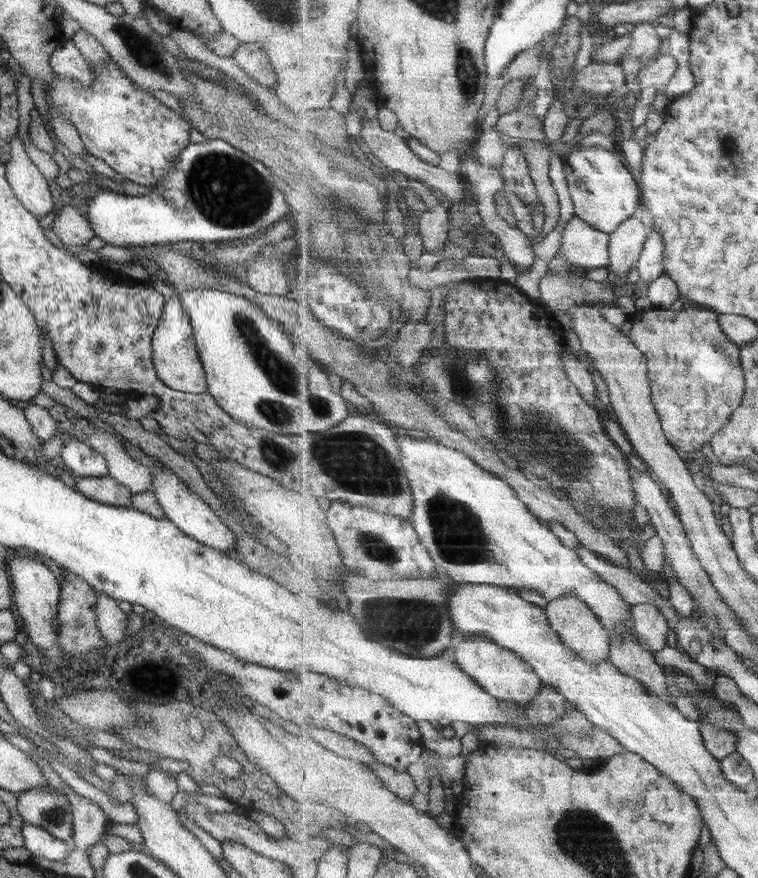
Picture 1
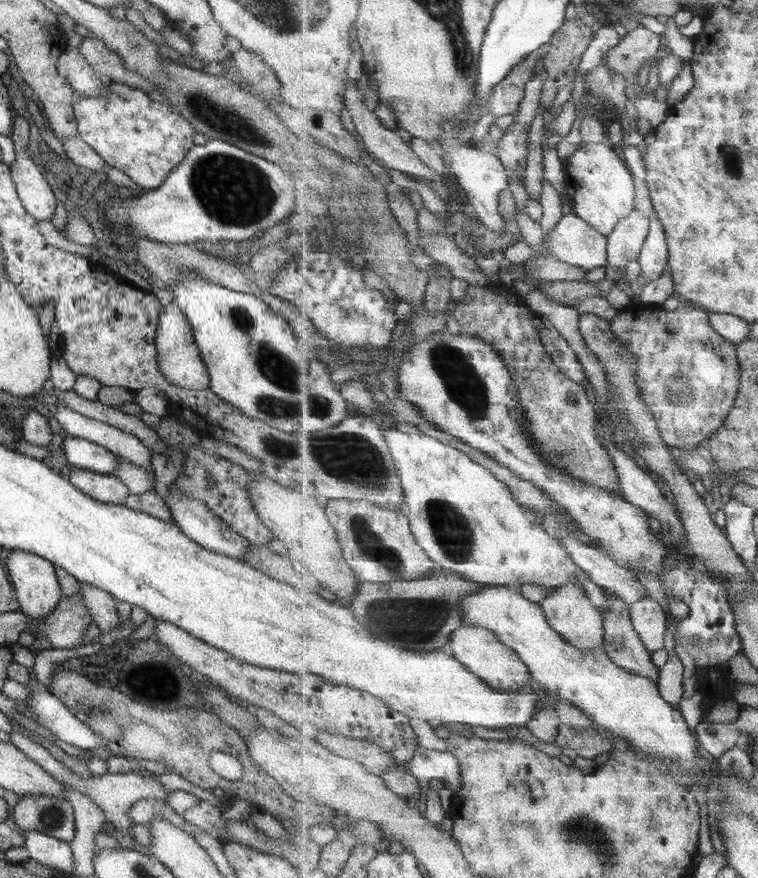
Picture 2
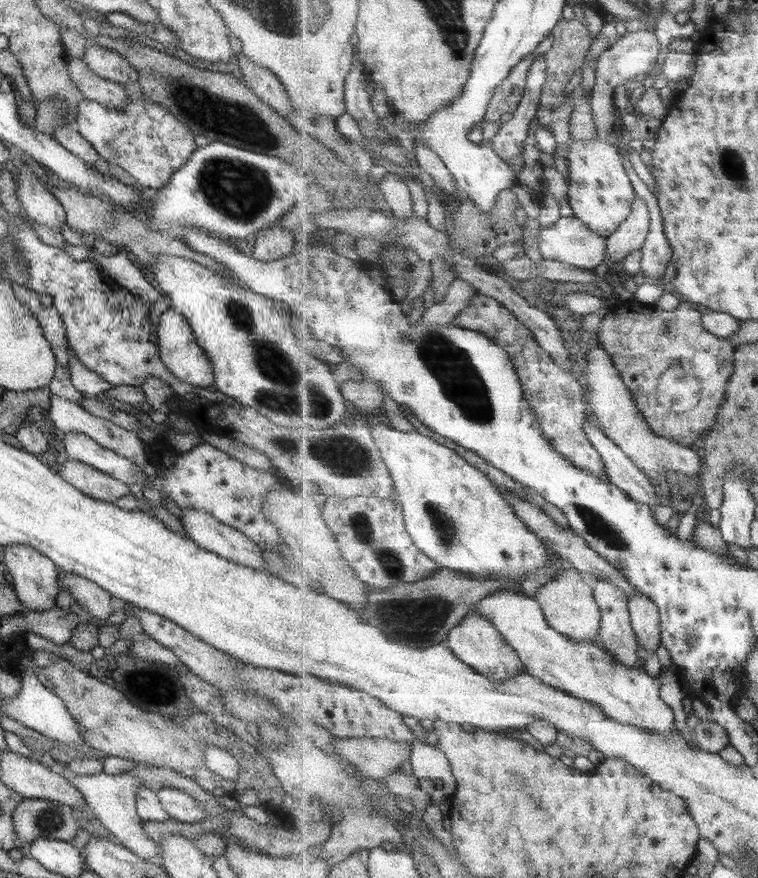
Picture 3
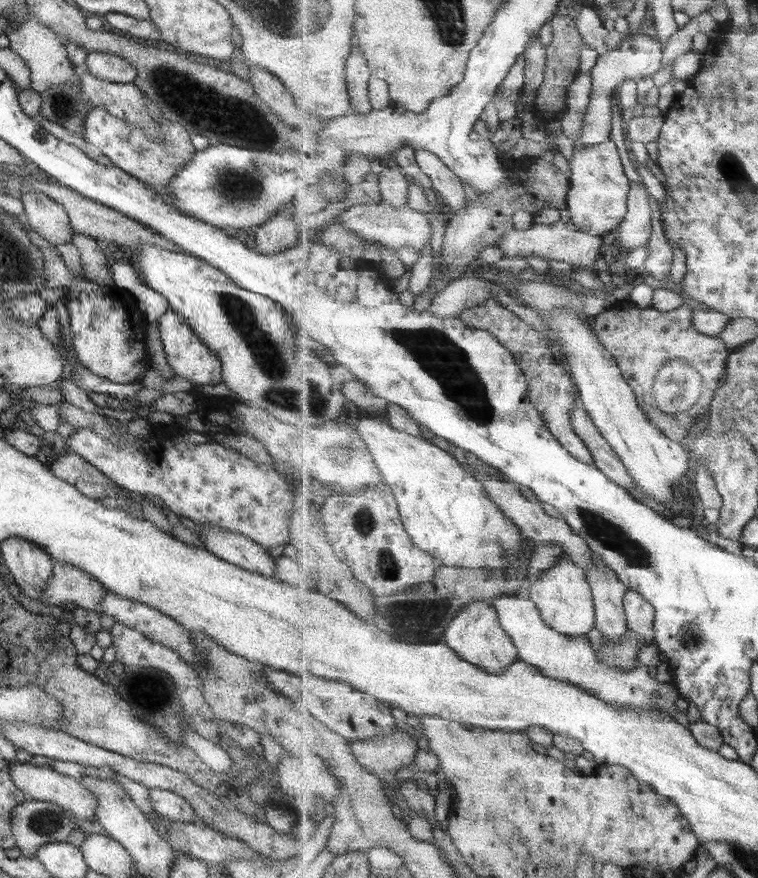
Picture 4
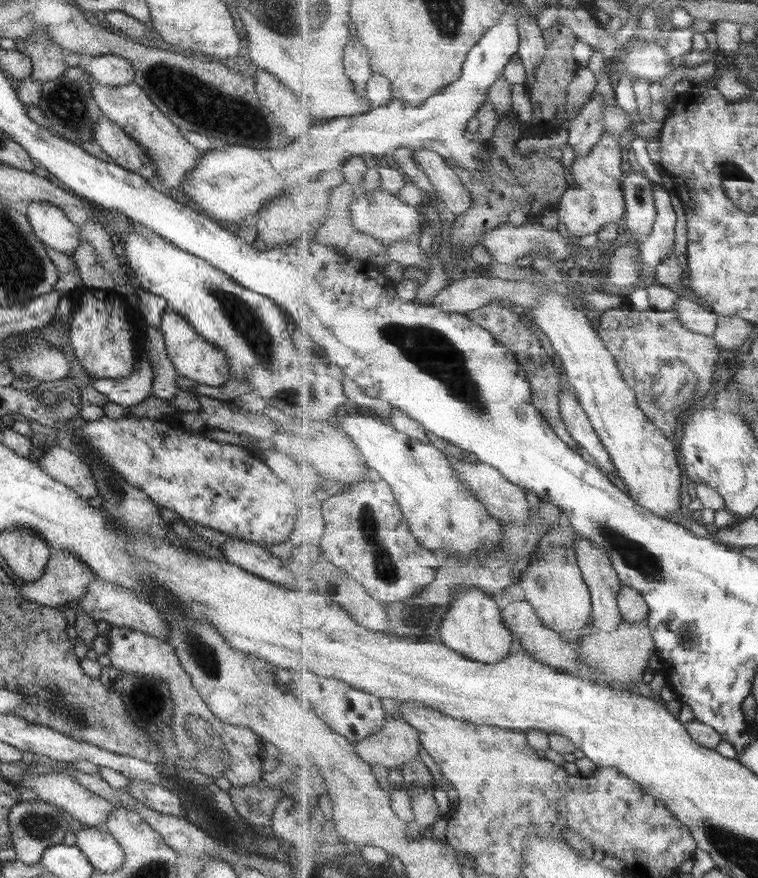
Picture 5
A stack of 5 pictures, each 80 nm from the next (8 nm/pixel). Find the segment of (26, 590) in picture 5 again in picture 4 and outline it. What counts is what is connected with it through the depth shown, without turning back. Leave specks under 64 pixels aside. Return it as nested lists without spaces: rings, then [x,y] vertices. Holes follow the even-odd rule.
[[[55,560],[52,563],[52,576],[47,580],[38,599],[45,605],[58,606],[60,602],[67,602],[97,613],[98,602],[102,600],[106,588],[76,566],[61,564]]]

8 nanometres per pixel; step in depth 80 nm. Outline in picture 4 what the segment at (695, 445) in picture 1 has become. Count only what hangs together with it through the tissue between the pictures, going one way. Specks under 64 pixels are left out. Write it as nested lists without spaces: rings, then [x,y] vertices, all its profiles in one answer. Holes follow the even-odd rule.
[[[628,298],[596,315],[591,322],[600,342],[611,352],[624,377],[636,391],[637,400],[645,414],[660,427],[663,434],[679,442],[683,442],[688,434],[692,434],[693,426],[697,425],[697,428],[700,428],[706,421],[719,388],[719,380],[728,369],[730,356],[729,348],[721,338],[700,333],[695,328],[693,313],[687,304],[672,311],[661,312],[653,306],[639,308]],[[673,359],[686,361],[693,366],[701,374],[705,389],[699,402],[692,409],[669,414],[657,408],[653,385],[658,372],[668,360]]]

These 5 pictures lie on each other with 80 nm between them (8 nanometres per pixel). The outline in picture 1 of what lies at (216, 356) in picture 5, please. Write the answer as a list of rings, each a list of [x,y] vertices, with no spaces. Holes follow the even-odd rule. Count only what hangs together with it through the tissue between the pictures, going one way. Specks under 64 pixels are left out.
[[[177,293],[163,303],[161,318],[152,334],[151,359],[156,377],[171,390],[189,395],[206,392],[204,370],[194,346],[190,318]]]

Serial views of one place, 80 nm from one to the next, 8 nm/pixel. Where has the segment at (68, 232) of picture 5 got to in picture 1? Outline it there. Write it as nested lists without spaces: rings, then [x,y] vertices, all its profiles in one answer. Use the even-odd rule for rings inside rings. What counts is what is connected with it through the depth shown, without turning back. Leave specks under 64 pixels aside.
[[[19,138],[7,145],[8,159],[2,165],[4,177],[25,210],[39,219],[53,208],[47,181],[24,153]]]

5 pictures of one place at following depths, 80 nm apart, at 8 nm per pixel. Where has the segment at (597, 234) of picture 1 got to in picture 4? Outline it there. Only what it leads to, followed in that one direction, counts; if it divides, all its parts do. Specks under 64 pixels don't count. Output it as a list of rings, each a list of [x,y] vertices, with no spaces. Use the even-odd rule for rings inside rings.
[[[564,217],[562,221],[553,225],[535,223],[525,231],[514,229],[507,232],[499,241],[497,248],[501,250],[503,257],[507,258],[526,257],[533,254],[546,261],[560,260],[583,268],[585,266],[593,267],[595,260],[599,257],[601,246],[603,246],[603,238],[581,232],[577,225]]]

